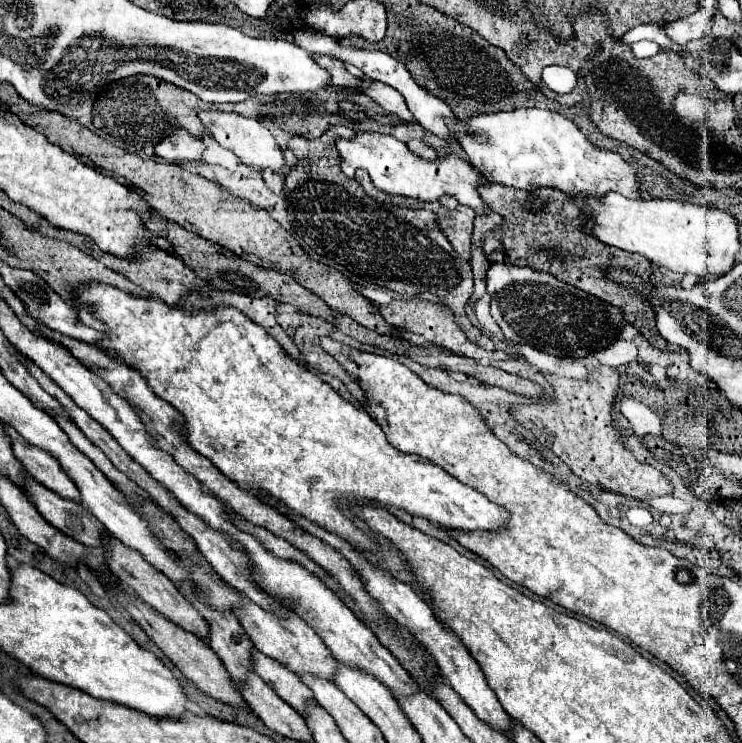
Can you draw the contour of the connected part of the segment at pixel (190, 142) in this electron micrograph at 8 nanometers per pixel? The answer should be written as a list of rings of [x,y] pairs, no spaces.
[[[173,132],[173,136],[161,140],[155,146],[155,154],[167,160],[199,160],[205,142],[201,138],[189,136],[189,132]]]

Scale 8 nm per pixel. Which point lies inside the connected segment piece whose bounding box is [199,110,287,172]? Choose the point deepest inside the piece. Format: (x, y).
(254, 145)

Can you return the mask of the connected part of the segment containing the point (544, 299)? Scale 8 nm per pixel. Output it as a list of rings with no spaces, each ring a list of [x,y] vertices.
[[[507,262],[493,264],[487,272],[487,292],[491,294],[491,316],[497,320],[505,340],[529,344],[551,356],[585,358],[613,344],[623,328],[625,316],[611,304],[595,304],[587,292],[559,282],[547,272],[513,266]]]

